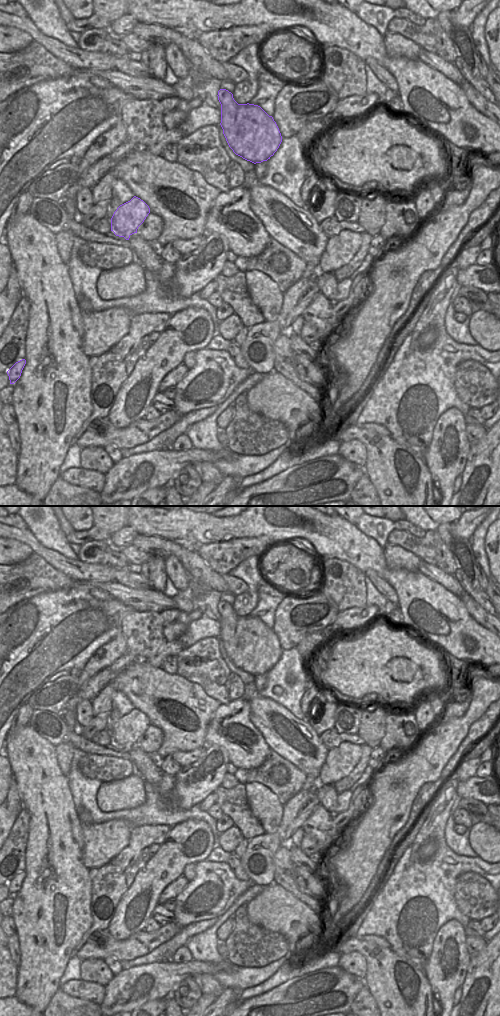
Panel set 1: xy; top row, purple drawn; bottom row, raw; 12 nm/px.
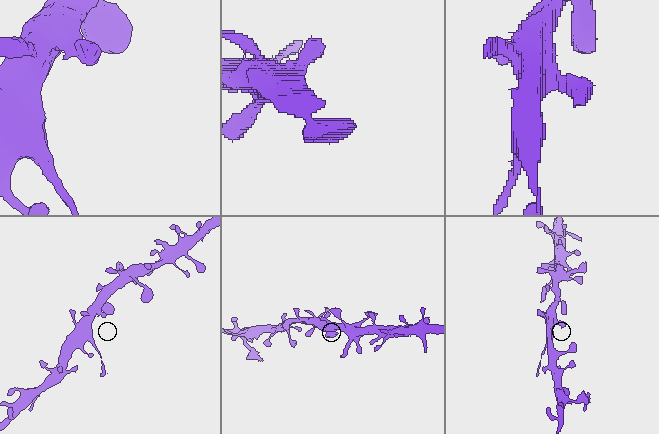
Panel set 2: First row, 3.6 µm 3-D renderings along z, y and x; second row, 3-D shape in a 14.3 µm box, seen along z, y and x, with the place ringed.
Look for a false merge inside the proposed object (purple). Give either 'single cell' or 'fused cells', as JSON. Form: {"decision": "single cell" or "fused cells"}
{"decision": "single cell"}

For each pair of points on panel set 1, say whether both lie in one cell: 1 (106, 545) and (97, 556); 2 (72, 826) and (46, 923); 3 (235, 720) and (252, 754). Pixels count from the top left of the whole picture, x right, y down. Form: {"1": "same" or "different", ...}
{"1": "same", "2": "same", "3": "same"}

